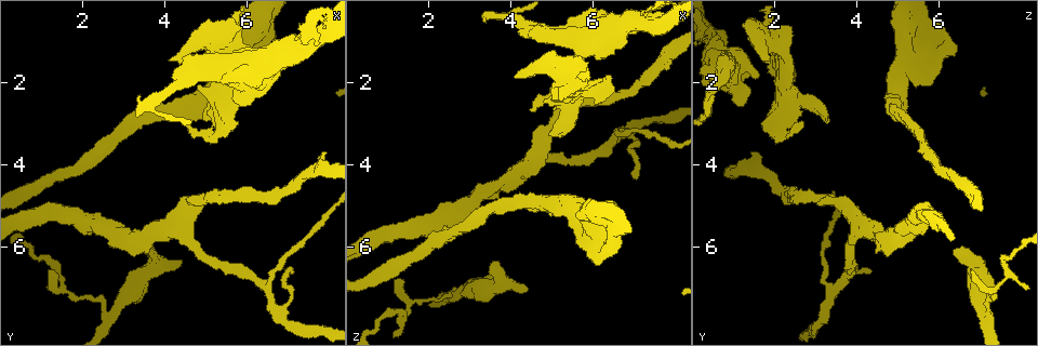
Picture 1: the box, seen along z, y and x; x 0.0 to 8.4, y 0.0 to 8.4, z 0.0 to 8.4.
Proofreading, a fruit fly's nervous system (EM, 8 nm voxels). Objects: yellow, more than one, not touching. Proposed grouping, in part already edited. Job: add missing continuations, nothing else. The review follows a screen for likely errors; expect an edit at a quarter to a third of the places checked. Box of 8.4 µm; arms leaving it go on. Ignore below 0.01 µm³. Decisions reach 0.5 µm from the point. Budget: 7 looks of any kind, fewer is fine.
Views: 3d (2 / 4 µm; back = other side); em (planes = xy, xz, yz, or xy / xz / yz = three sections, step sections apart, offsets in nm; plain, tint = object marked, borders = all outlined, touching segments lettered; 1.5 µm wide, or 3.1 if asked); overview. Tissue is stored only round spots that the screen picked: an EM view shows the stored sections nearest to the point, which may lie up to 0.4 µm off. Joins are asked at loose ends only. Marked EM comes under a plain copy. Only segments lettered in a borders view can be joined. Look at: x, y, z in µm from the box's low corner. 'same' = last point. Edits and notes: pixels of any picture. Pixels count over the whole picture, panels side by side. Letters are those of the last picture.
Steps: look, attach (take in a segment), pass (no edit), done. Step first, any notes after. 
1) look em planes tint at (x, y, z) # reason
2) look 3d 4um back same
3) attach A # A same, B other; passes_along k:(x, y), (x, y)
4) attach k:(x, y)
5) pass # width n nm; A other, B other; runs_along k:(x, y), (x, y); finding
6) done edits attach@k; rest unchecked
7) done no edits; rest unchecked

look 3d 4um back at (4.40, 6.35, 7.10)

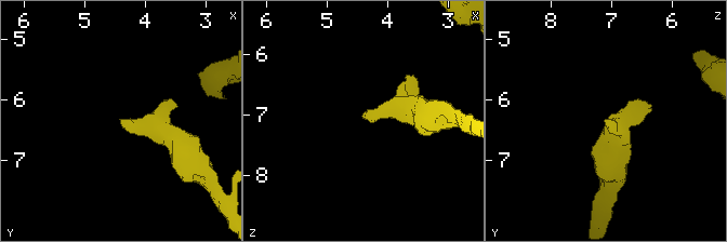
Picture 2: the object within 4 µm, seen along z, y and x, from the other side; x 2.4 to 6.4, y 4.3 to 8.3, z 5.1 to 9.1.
look em xz step 8 tint at (4.35, 6.35, 7.05) # now the EM

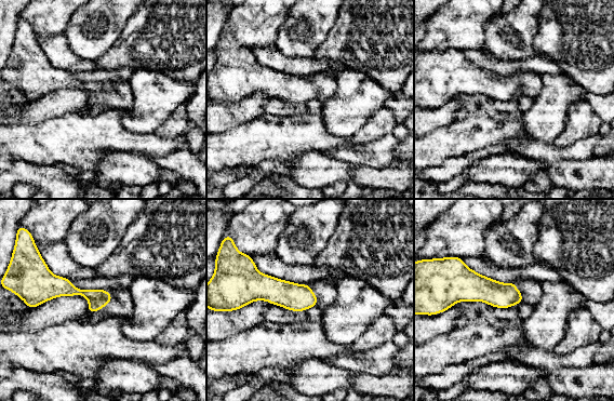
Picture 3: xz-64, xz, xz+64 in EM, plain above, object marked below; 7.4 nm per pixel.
look em planes borders same # another direction

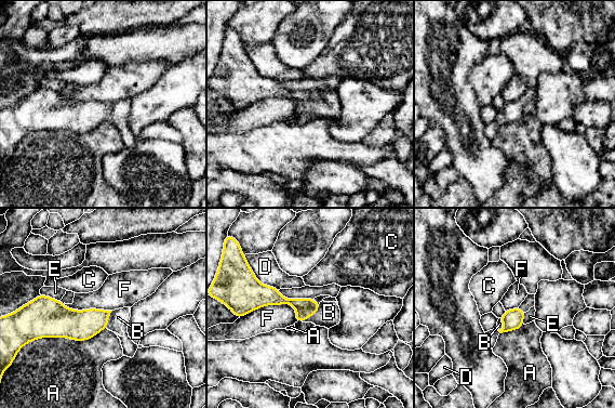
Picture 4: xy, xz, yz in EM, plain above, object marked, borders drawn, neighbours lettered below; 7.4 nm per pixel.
attach 4:(329, 315) # A other, B same, C other, D other, E other, F other; passes_along 4:(305, 307), (312, 315), (329, 315); the neuron continues

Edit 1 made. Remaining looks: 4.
look overview # see it whole again

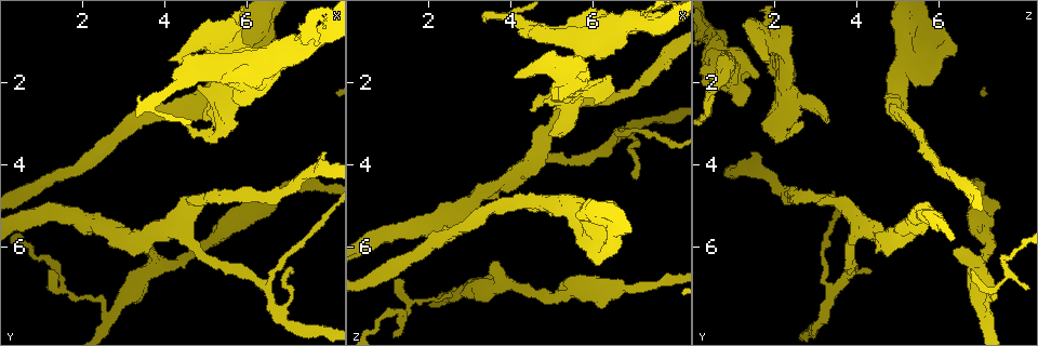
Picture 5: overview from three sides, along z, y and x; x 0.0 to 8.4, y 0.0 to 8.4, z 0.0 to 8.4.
look 3d 2um at (5.00, 2.90, 3.30) # an open end

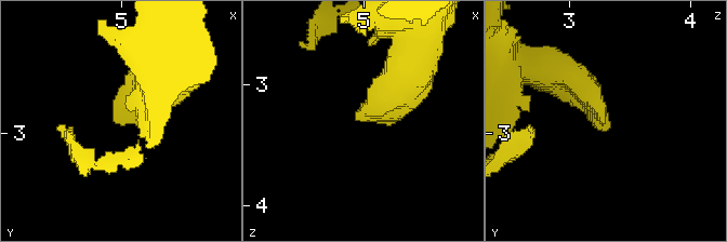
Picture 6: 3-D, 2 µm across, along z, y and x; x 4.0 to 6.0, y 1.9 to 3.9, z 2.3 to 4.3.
look em planes borders at (4.96, 2.90, 3.28)

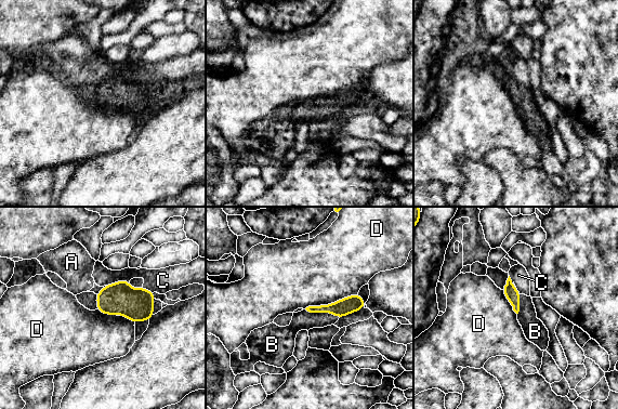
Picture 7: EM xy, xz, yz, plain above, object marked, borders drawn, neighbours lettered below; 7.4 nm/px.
attach 7:(302, 320) # A other, B same, C other, D other; passes_along 7:(351, 304), (323, 312), (302, 320); it goes on there

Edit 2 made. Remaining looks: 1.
done edits attach@4, attach@7; rest unchecked

